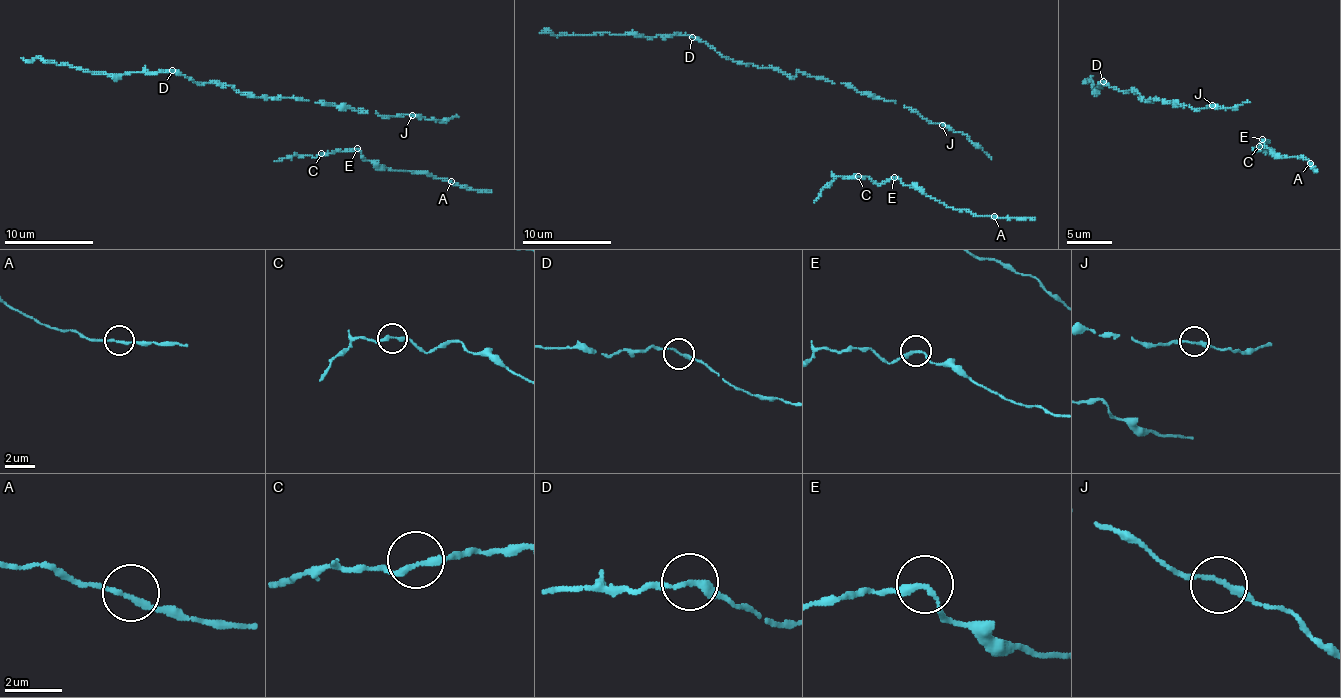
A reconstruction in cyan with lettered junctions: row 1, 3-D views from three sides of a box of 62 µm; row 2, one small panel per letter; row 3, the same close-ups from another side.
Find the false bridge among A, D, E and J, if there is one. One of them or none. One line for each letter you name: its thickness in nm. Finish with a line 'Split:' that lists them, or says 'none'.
Split: none

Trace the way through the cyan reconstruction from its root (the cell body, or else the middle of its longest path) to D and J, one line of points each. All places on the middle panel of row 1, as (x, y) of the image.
D: (841, 83), (807, 77), (801, 72), (787, 76), (771, 68), (740, 64), (722, 57), (703, 42), (692, 37)
J: (841, 83), (850, 83), (864, 94), (875, 94), (916, 110), (924, 119), (942, 125)

